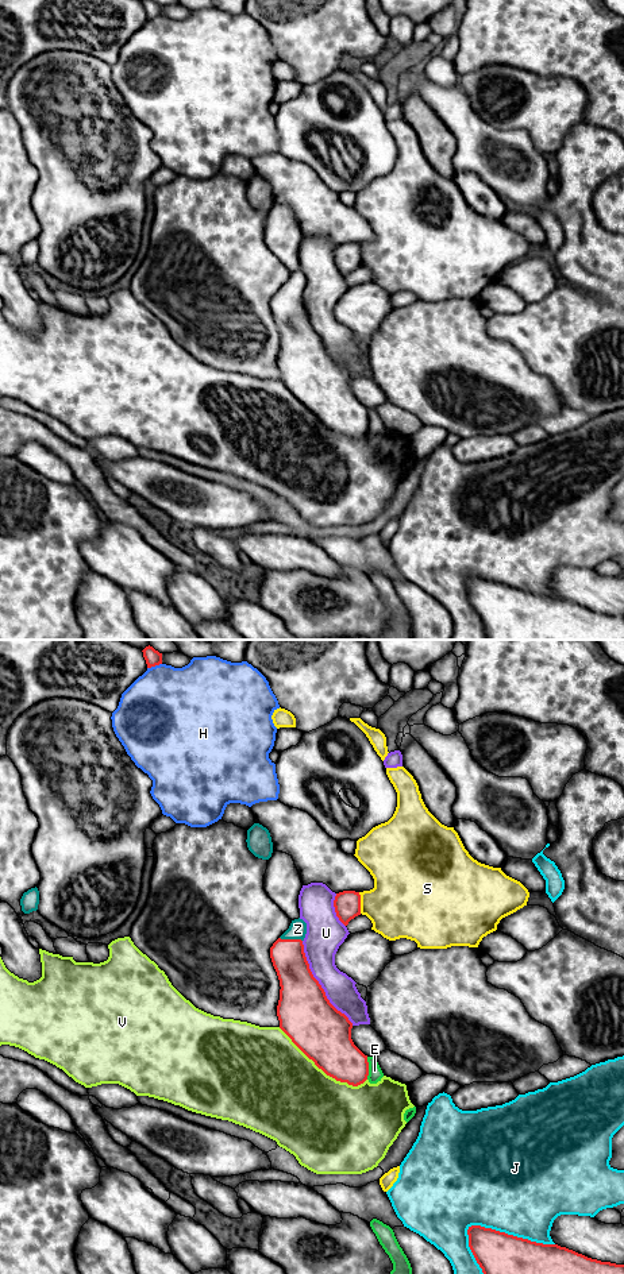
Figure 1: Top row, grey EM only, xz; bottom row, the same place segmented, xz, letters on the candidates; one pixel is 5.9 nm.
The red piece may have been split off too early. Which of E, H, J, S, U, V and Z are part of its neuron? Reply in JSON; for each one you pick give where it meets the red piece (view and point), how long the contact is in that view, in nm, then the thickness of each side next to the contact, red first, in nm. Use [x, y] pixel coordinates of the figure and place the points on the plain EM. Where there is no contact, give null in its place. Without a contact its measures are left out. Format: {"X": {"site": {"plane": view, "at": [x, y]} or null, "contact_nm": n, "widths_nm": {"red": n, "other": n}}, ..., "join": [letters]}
{"Z": {"site": {"plane": "xz", "at": [291, 292]}, "contact_nm": 140, "widths_nm": {"red": 200, "other": 110}}, "join": ["Z"]}

